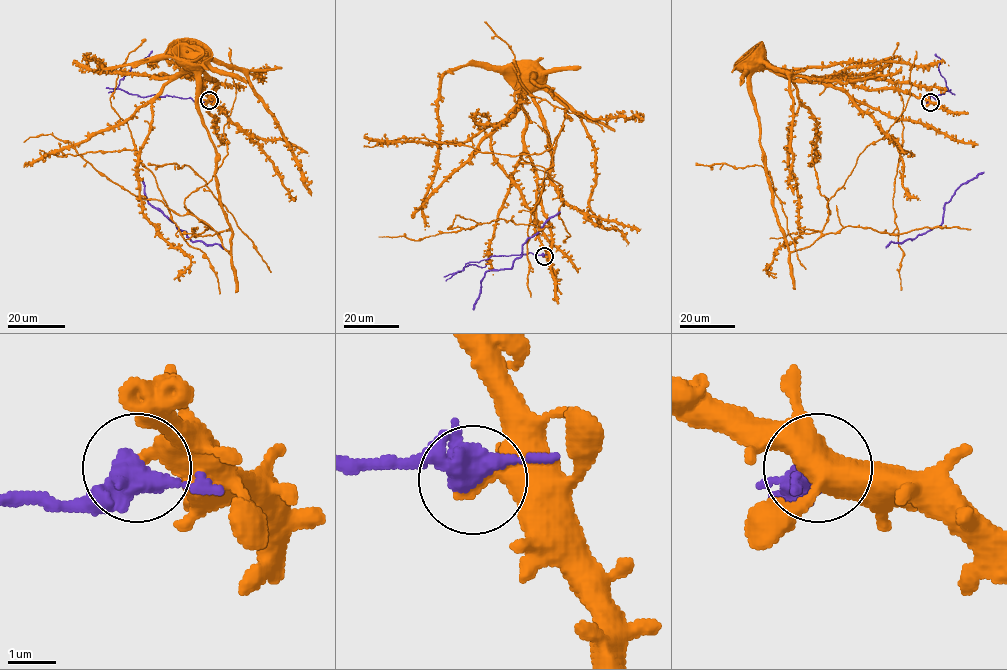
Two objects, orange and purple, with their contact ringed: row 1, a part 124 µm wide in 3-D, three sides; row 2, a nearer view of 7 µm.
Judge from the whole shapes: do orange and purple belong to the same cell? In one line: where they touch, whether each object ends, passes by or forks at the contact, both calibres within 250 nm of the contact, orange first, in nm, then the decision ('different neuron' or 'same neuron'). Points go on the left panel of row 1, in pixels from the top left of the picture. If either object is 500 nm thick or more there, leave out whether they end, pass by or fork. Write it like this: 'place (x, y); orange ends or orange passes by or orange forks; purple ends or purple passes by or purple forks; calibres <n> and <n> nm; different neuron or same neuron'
place (209, 100); orange ends; purple passes by; calibres 320 and 480 nm; different neuron

